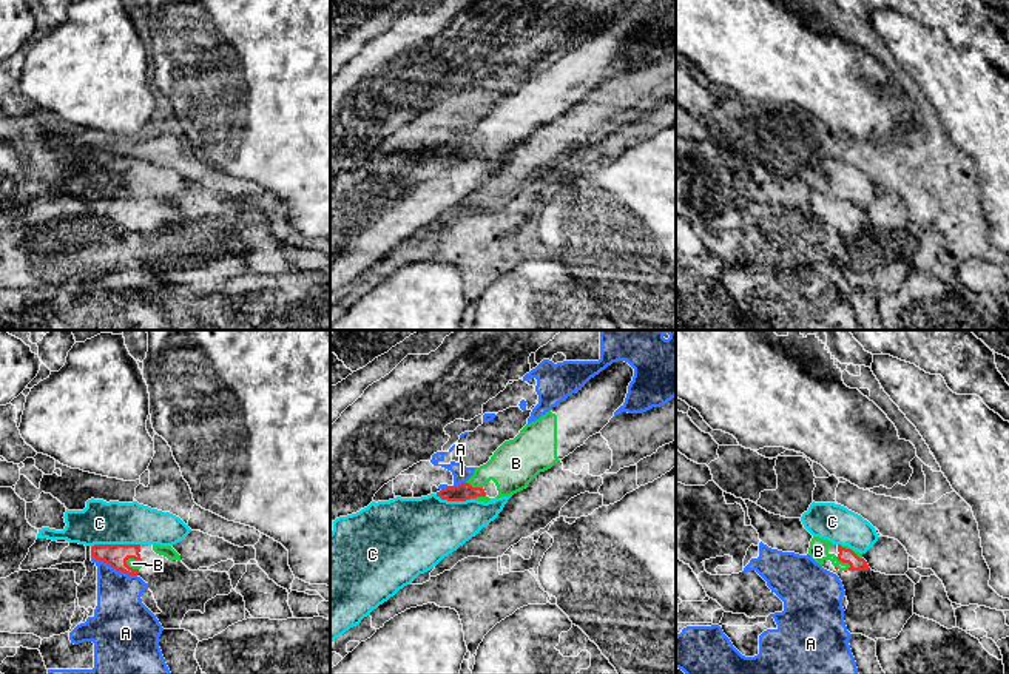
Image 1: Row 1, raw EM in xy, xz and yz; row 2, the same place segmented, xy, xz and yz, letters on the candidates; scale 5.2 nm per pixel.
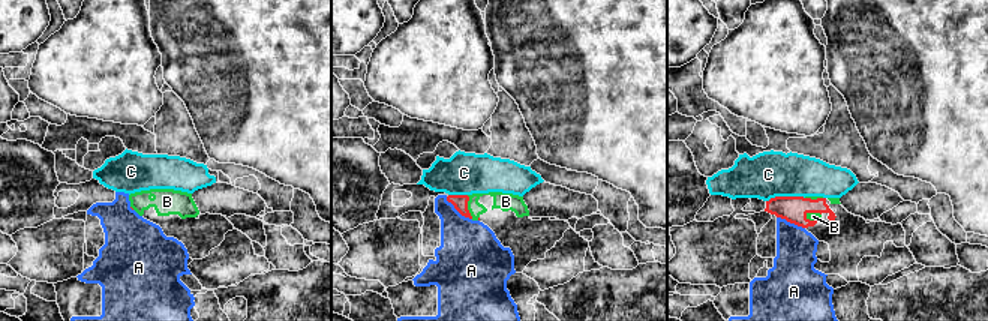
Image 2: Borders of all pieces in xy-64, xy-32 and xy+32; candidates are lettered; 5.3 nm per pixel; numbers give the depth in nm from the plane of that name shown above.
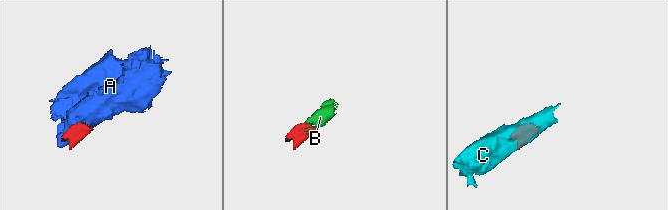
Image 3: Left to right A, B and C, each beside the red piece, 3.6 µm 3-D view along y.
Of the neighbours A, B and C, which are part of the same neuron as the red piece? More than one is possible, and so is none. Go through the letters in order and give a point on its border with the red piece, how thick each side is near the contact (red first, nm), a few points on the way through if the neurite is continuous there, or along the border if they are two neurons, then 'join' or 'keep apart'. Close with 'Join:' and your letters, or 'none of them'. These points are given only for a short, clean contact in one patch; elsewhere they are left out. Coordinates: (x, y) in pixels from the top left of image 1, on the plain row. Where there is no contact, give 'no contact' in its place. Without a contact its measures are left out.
A: meets red in xy at (114, 222); 120 nm thick on the red side, 260 nm on the other; border along xy (91, 208), (119, 225), (136, 230); keep apart
B: meets red in yz at (844, 216); 80 nm thick on the red side, 100 nm on the other; join
C: meets red in xy at (114, 199); 120 nm thick on the red side, 220 nm on the other; keep apart
Join: B

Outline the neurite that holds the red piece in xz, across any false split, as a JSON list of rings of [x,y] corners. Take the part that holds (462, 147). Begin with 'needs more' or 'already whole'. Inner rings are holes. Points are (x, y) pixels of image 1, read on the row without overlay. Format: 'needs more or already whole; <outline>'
needs more; [[[612,17],[579,46],[526,79],[514,94],[504,96],[466,137],[441,143],[437,151],[488,157],[491,153],[483,140],[491,134],[498,145],[495,153],[526,143],[540,126],[551,123],[609,77],[623,60],[633,31],[634,23],[628,17]]]

